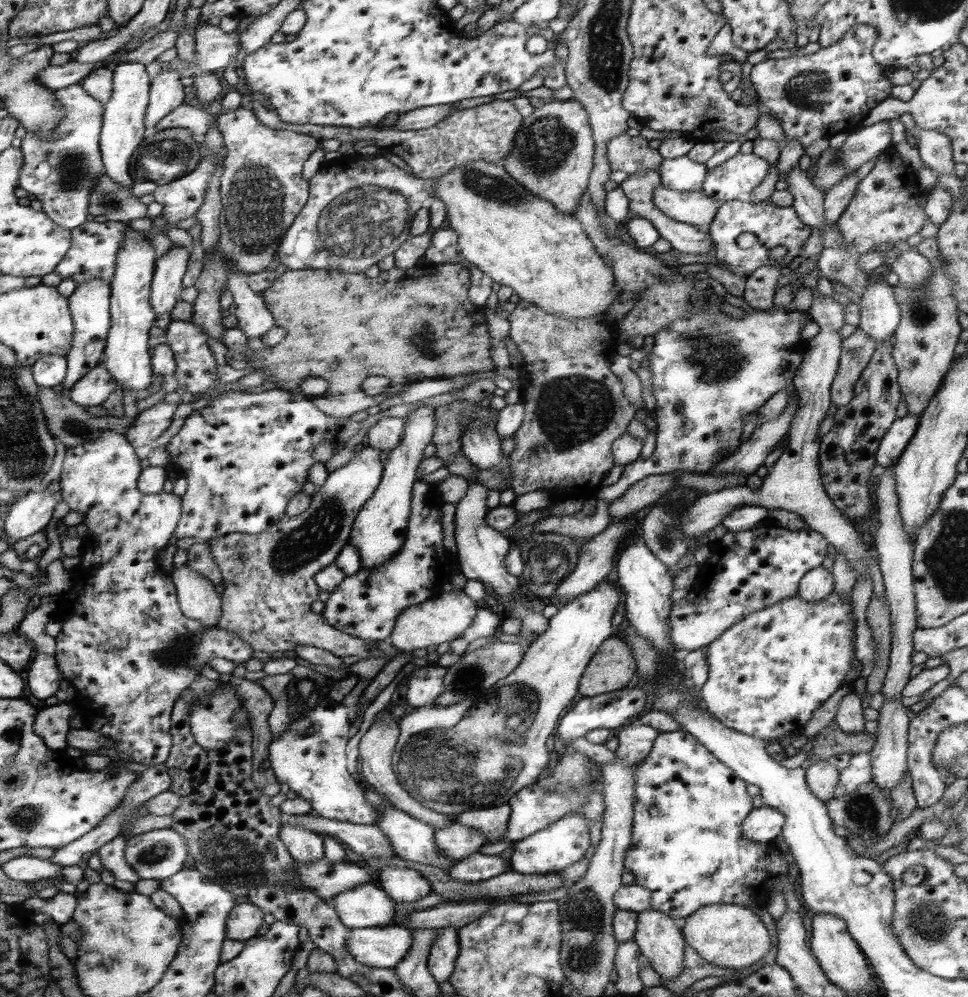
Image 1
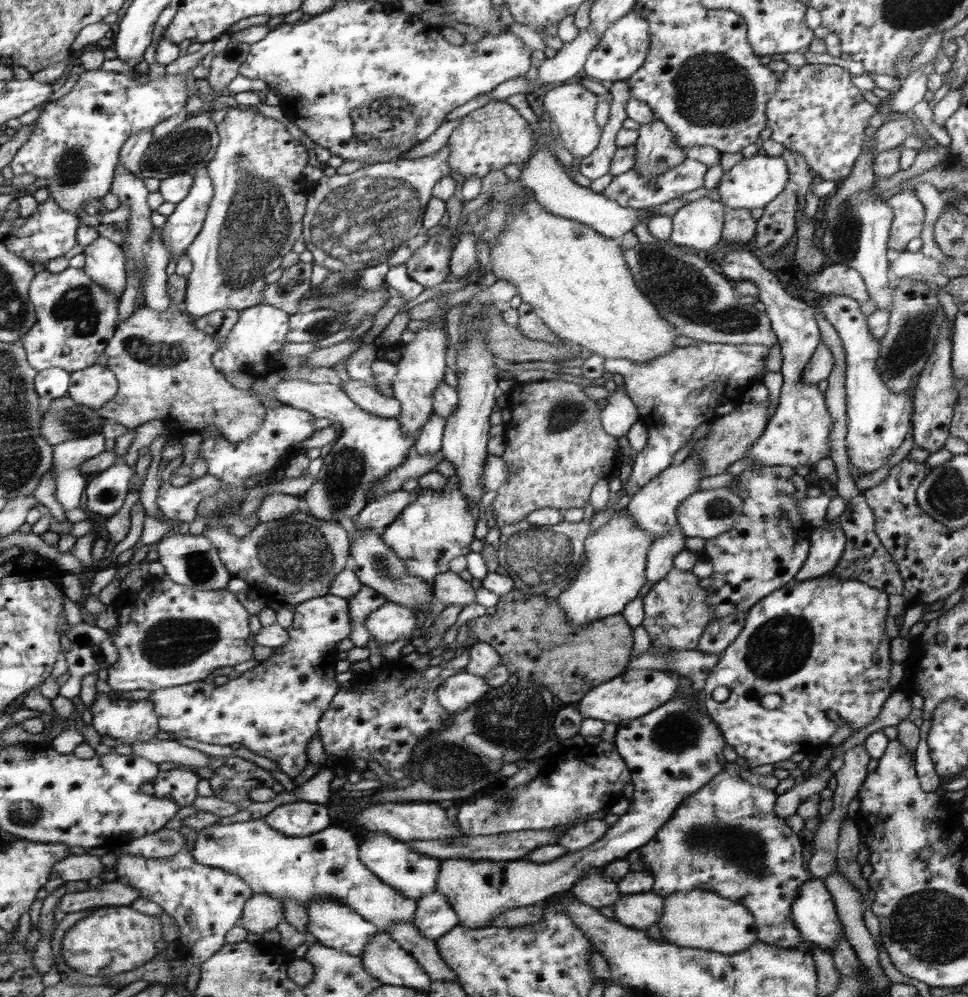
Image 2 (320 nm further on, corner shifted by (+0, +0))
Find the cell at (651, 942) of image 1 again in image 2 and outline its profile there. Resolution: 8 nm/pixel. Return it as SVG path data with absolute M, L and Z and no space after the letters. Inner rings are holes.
M654 892L624 894L612 906L614 918L626 926L646 931L664 914L664 899Z

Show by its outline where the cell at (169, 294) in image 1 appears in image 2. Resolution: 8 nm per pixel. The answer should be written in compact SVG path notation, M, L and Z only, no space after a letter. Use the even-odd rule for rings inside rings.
M208 173L199 175L193 179L193 186L190 187L186 198L176 205L175 211L170 216L167 216L167 221L161 228L161 237L169 248L171 260L174 256L179 256L179 259L184 256L190 244L200 234L213 200L213 194L214 185L210 175Z

